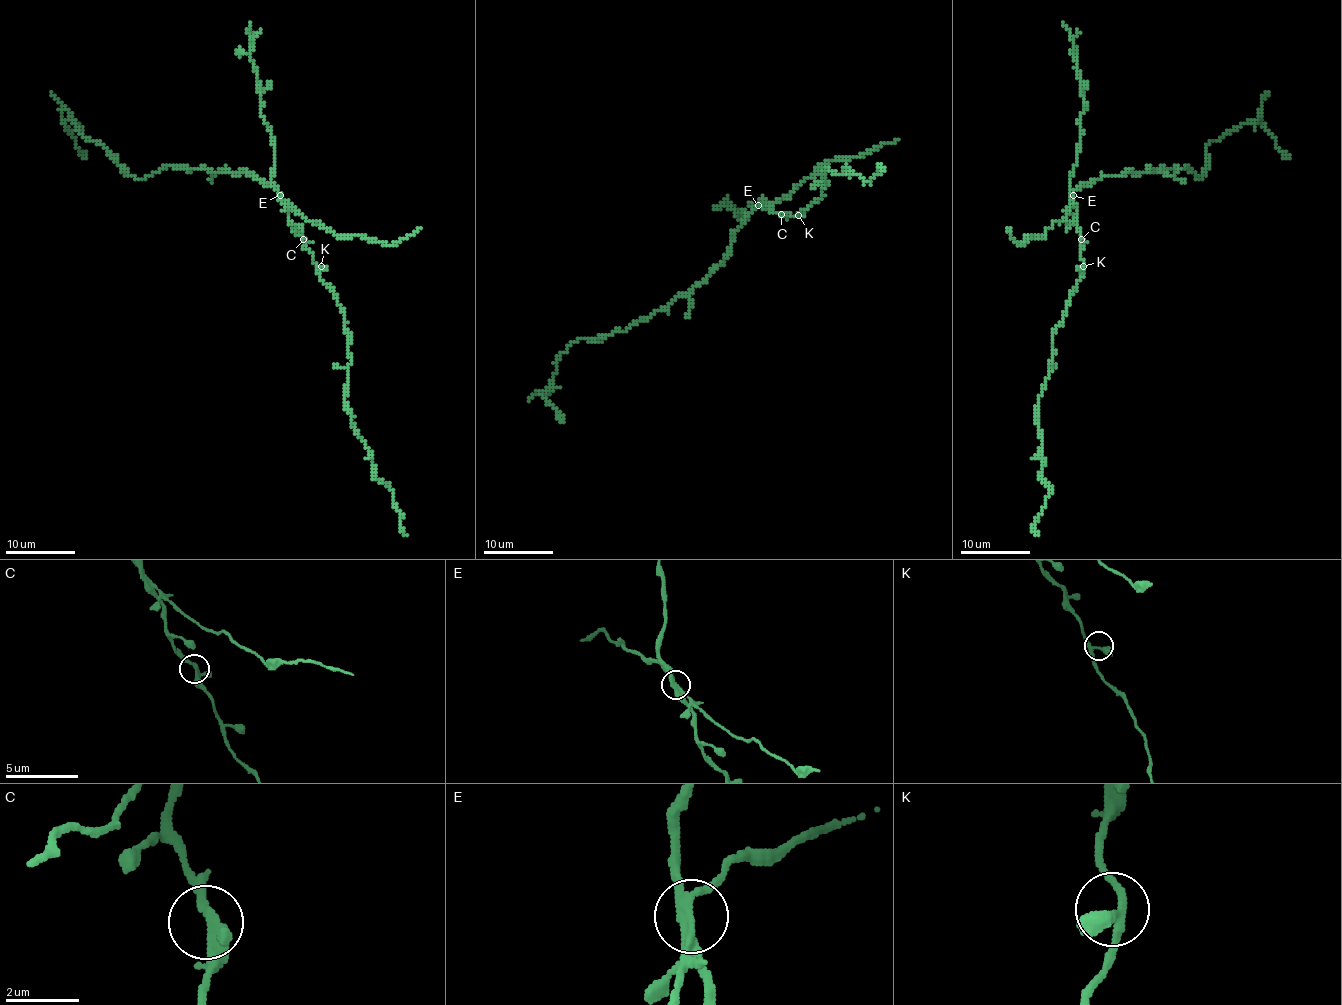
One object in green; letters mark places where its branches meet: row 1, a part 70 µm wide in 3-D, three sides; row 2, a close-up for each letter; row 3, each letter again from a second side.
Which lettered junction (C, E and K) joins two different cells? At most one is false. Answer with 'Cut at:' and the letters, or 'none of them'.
Cut at: E

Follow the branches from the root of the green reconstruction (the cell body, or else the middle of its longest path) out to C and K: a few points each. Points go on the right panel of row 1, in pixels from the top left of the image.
C: (1072, 192), (1072, 203), (1076, 206), (1074, 224), (1081, 239)
K: (1072, 192), (1072, 203), (1076, 206), (1074, 224), (1081, 239), (1083, 266)

